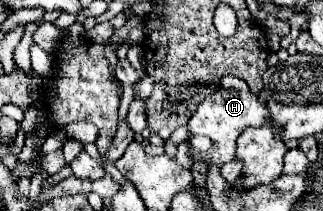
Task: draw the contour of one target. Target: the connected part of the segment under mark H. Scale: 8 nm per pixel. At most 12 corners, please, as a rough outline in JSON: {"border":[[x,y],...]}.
{"border":[[224,76],[188,118],[188,138],[212,148],[194,162],[222,166],[236,138],[268,122],[268,108],[244,80]]}

